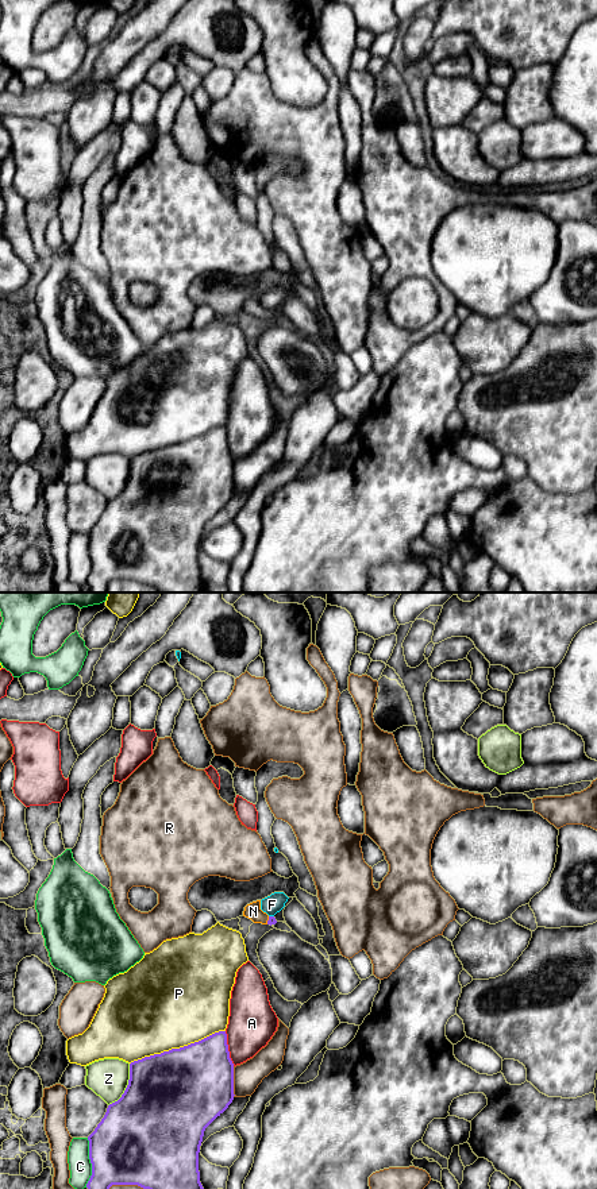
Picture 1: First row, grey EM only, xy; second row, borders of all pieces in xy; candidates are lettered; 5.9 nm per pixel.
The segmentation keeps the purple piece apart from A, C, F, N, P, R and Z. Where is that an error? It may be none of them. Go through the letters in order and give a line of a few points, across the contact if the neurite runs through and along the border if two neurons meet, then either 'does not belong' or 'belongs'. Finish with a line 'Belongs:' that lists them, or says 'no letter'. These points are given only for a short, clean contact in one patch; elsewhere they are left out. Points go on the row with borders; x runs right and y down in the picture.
A: does not belong
C: does not belong
F: does not belong
N: line xy (272, 921), (268, 921), (253, 911); belongs
P: does not belong
R: does not belong
Z: does not belong
Belongs: N

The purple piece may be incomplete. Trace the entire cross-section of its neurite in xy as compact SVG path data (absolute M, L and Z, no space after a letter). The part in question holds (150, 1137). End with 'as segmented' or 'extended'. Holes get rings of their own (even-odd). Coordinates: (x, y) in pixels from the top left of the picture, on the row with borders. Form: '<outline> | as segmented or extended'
M226 1031L199 1042L130 1063L130 1080L122 1097L109 1104L101 1122L88 1136L92 1176L88 1189L138 1185L143 1189L204 1189L200 1182L199 1153L205 1128L234 1100L234 1063Z | as segmented

